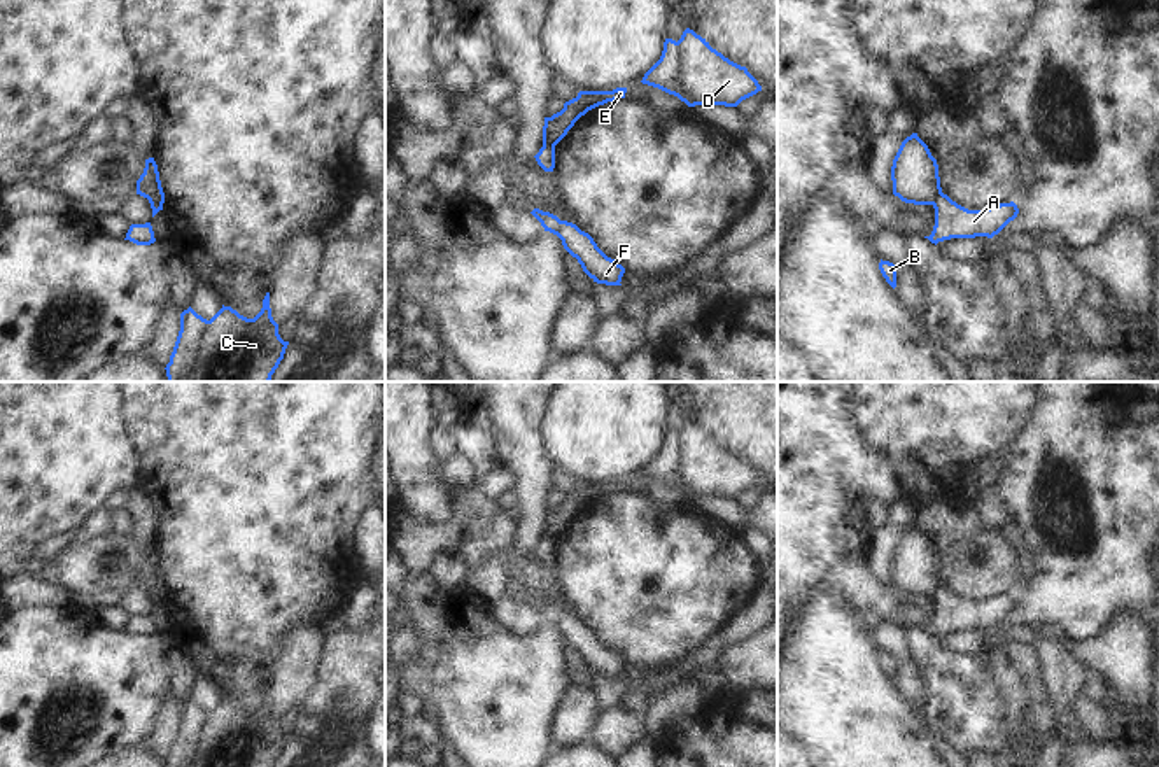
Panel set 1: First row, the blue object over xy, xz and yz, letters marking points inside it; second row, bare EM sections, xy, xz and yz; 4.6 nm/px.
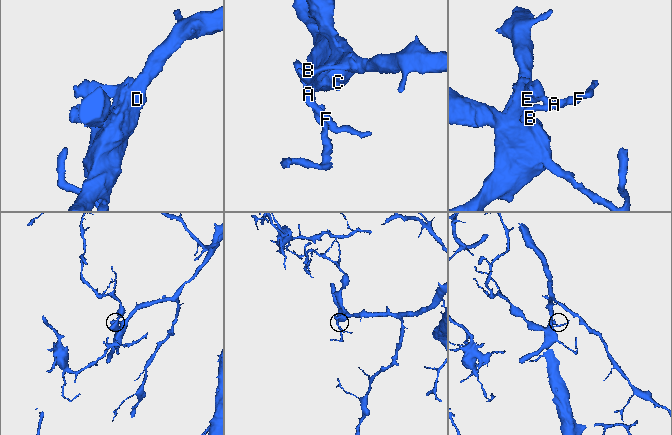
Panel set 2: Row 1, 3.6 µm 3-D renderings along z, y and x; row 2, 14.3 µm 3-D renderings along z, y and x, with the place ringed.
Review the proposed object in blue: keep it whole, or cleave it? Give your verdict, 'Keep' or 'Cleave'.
Cleave.

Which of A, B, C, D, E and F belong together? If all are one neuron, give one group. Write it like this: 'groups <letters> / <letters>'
groups A B F / C D E

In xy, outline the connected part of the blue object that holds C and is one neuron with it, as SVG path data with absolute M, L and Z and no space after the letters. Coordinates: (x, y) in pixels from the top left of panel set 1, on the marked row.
M270 292L254 319L222 305L205 327L186 382L270 382L287 345L271 317Z

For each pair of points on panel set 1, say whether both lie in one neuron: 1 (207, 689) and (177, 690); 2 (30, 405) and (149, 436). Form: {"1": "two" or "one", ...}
{"1": "two", "2": "two"}

